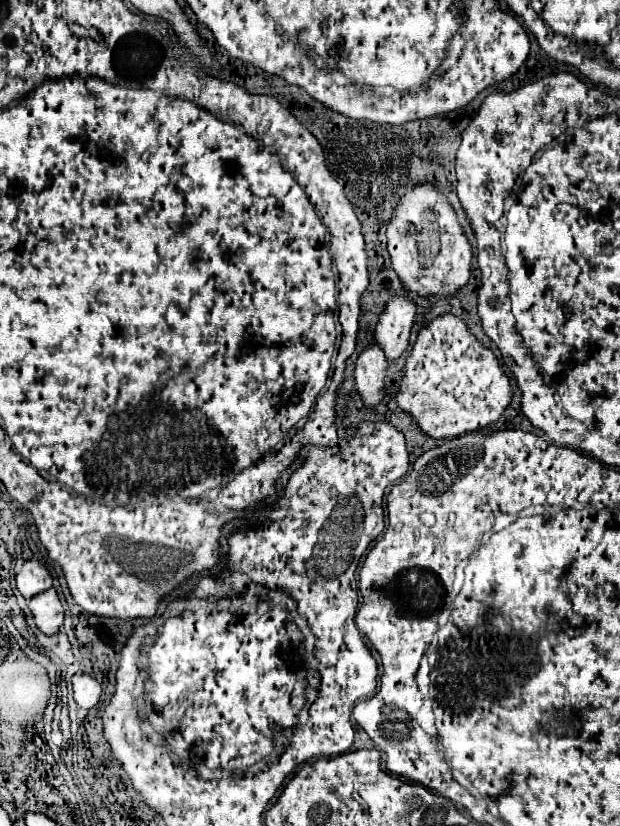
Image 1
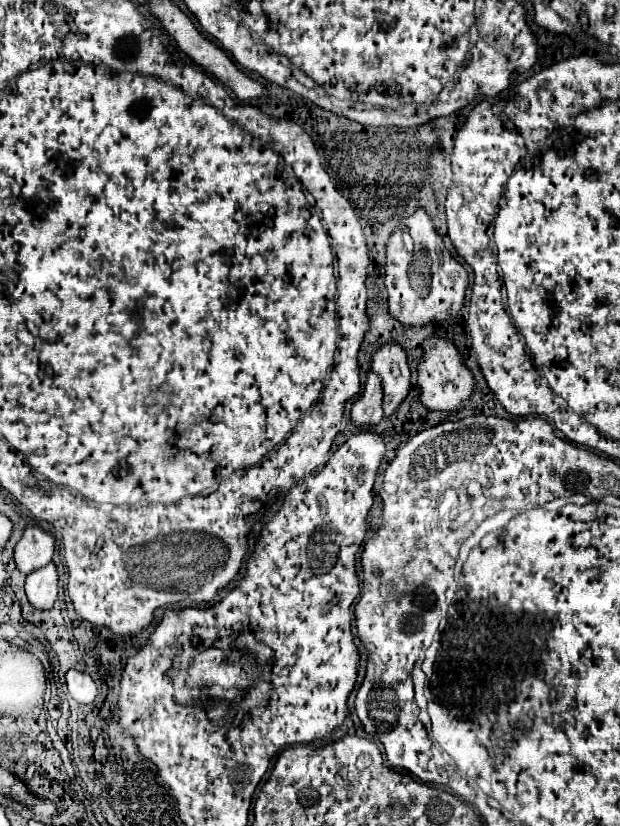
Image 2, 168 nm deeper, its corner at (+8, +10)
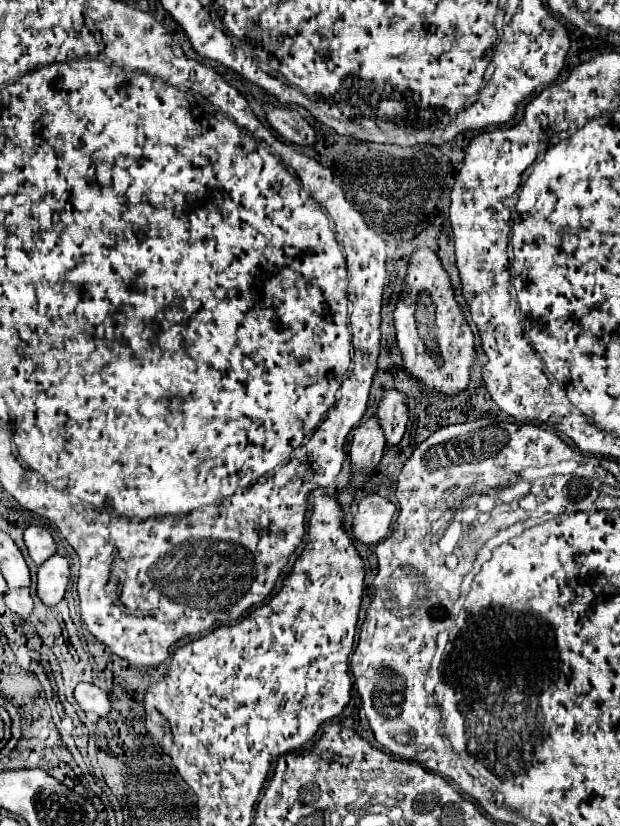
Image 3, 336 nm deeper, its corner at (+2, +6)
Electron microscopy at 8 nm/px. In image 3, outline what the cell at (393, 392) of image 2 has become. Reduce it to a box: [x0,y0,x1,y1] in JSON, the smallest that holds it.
[378,389,408,445]

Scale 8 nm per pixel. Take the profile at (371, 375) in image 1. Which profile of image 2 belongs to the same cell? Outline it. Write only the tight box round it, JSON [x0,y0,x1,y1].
[350,371,384,427]

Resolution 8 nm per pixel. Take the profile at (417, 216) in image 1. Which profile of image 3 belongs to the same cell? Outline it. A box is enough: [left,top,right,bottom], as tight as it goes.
[394,247,474,395]

